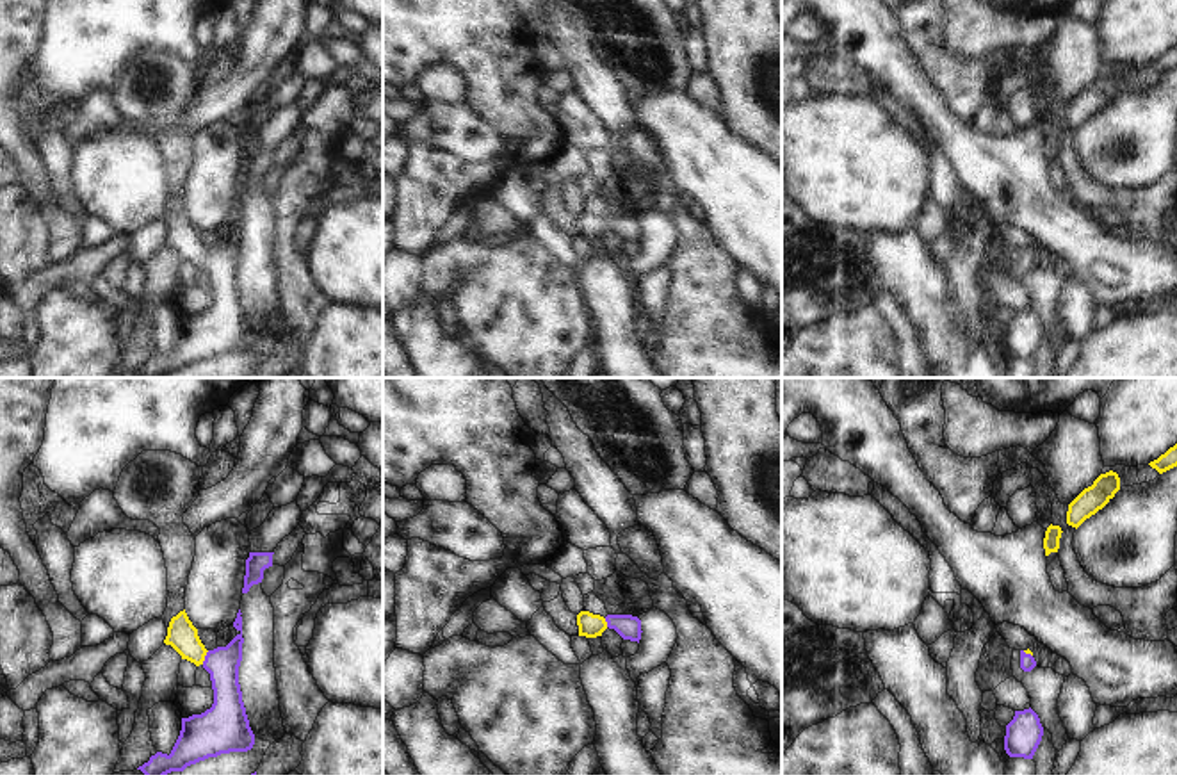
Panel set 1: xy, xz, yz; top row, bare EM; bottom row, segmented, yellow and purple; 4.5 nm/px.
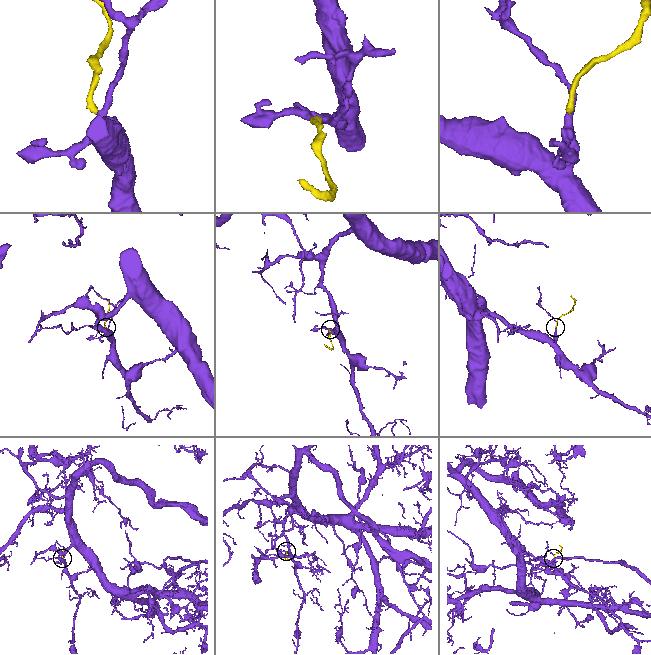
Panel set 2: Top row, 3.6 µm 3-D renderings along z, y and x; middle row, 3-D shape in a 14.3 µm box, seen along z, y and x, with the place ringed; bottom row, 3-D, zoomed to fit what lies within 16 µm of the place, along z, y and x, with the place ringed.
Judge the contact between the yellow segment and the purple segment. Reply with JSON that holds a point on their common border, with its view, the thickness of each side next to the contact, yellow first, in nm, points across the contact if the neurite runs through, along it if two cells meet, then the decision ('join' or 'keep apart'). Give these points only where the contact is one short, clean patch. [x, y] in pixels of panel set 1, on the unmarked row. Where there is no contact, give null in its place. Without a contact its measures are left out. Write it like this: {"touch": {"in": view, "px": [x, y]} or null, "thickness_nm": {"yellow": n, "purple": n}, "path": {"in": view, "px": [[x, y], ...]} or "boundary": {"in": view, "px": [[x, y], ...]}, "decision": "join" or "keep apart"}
{"touch": {"in": "xy", "px": [203, 259]}, "thickness_nm": {"yellow": 140, "purple": 150}, "path": {"in": "xy", "px": [[182, 236], [203, 259], [221, 264]]}, "decision": "join"}

